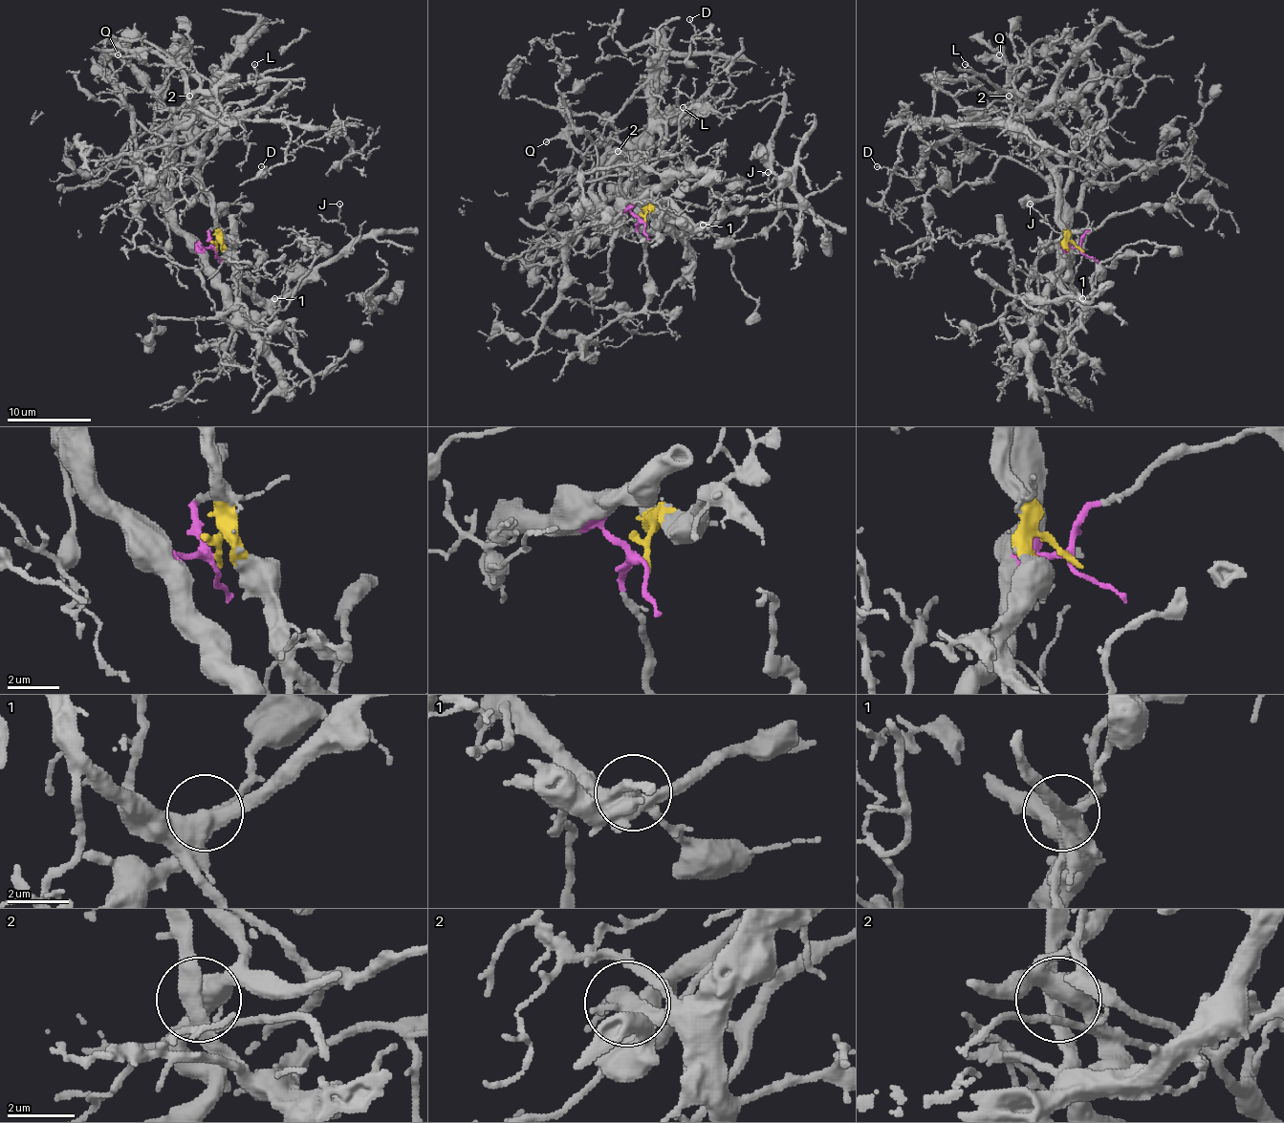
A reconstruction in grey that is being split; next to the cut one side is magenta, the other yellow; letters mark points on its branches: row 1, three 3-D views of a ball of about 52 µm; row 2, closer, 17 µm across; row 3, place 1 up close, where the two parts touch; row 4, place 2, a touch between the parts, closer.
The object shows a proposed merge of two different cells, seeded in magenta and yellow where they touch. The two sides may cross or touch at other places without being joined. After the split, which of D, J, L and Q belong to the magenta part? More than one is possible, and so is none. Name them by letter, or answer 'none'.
L

